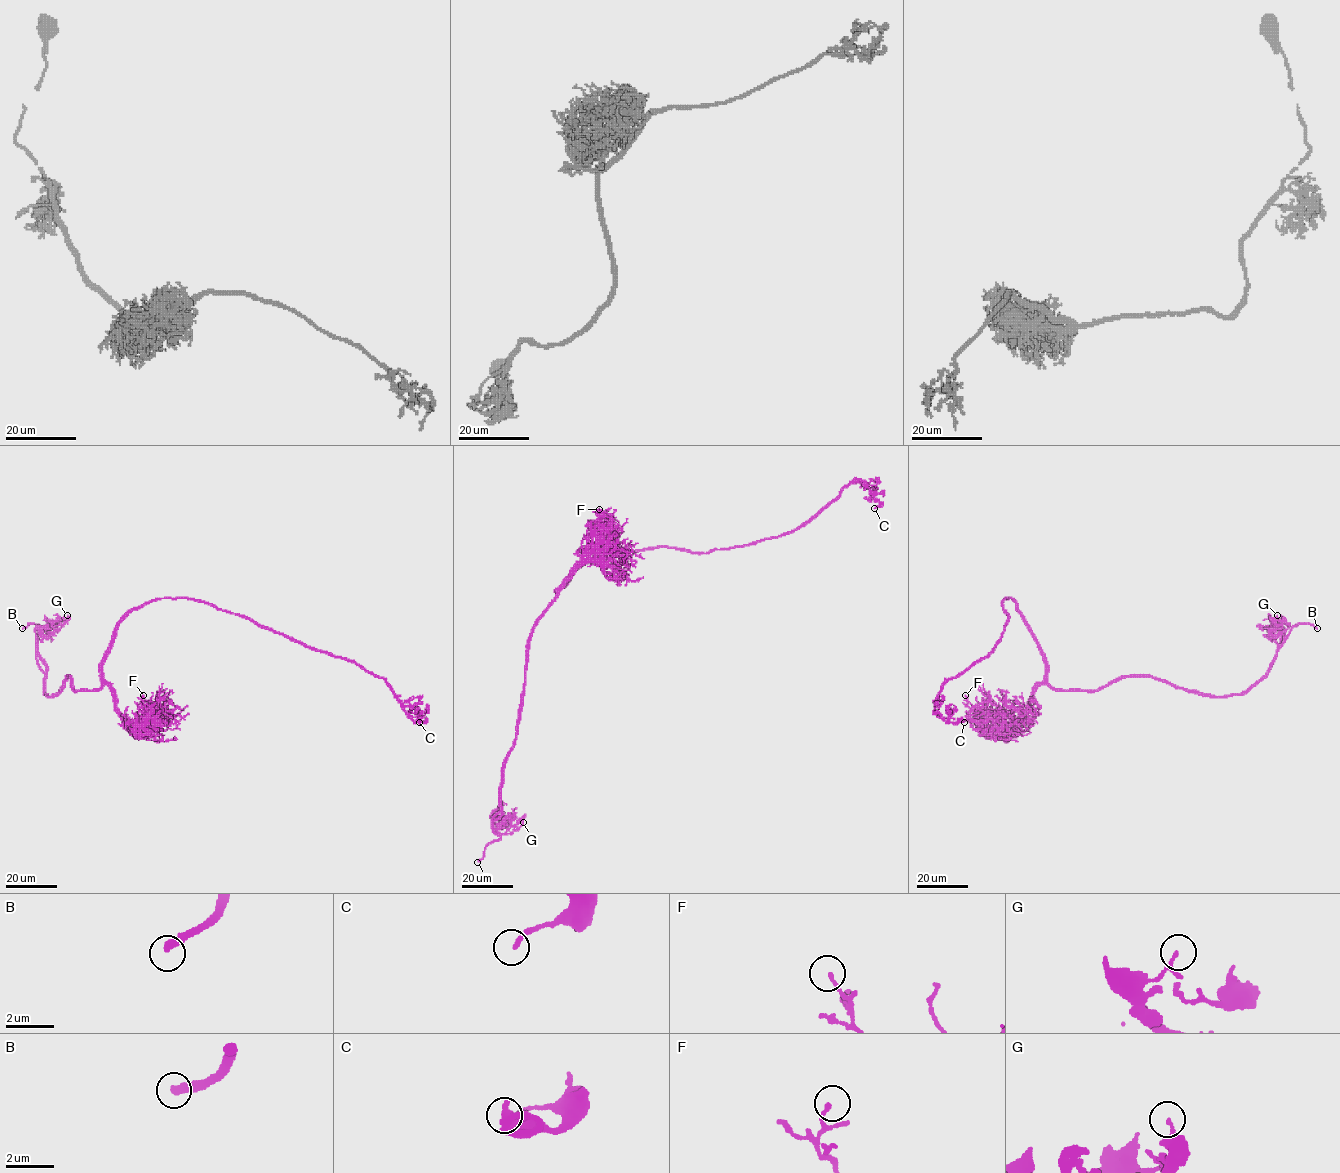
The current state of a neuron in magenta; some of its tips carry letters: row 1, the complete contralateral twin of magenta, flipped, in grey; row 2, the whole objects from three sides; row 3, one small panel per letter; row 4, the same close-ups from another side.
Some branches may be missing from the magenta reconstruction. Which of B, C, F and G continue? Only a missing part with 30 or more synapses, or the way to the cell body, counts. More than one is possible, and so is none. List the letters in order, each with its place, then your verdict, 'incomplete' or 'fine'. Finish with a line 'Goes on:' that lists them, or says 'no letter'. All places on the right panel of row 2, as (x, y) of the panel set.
B: place (1317, 628); incomplete
C: place (964, 722); fine
F: place (965, 695); fine
G: place (1277, 615); fine
Goes on: B

